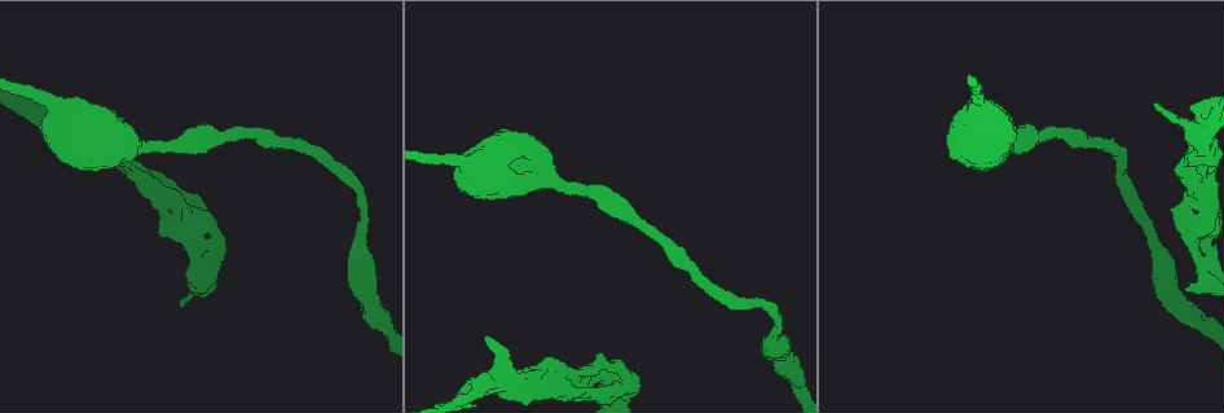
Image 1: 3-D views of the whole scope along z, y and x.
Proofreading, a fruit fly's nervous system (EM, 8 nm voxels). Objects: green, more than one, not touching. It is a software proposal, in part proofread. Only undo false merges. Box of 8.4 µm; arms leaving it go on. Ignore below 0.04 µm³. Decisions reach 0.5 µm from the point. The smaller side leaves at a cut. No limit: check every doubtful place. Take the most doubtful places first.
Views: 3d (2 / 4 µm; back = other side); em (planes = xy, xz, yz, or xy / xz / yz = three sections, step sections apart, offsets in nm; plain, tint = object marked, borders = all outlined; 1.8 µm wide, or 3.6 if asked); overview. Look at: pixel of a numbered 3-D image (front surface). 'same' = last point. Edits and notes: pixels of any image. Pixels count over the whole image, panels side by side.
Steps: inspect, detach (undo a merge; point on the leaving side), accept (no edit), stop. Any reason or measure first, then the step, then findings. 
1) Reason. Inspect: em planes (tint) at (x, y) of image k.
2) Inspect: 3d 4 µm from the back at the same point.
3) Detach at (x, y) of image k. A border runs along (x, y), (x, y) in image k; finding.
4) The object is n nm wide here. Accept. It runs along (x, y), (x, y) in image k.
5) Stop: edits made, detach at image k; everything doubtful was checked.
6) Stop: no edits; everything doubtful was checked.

Branch point. Inspect: 3d 4 µm from the back at (145, 184) of image 1.

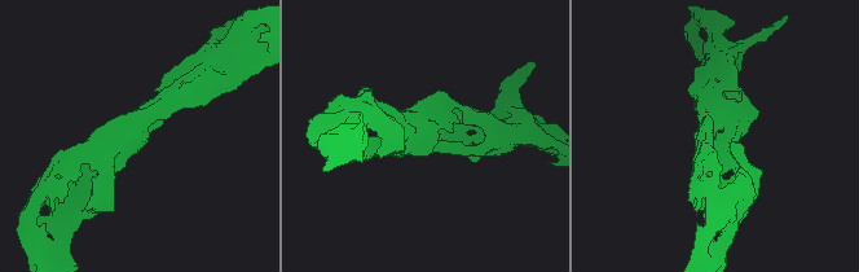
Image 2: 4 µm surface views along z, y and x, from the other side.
Inspect: em xz step 4 (tint) at (429, 130) of image 2.

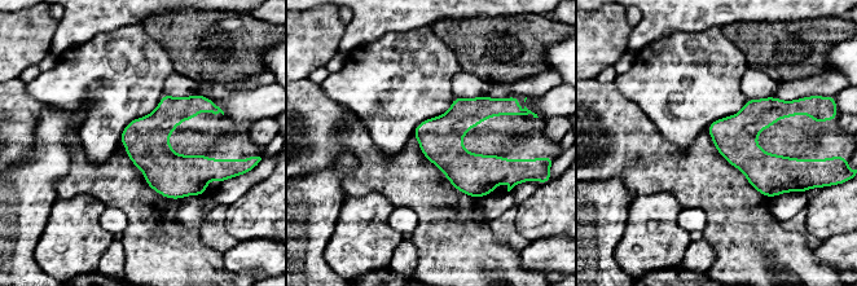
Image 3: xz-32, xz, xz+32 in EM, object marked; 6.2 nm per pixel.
Another direction. Inspect: em planes (tint) at the same point.

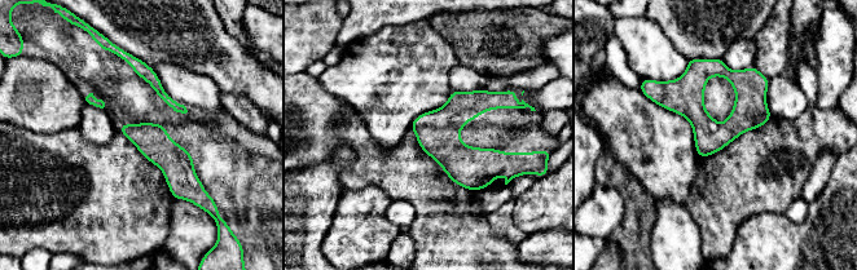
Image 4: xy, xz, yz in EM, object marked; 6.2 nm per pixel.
Accept. It runs along (122, 128), (145, 136), (198, 185) in image 4; one cell here.

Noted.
Two arms in line, one across. Inspect: em planes (tint) at (1205, 137) of image 1.

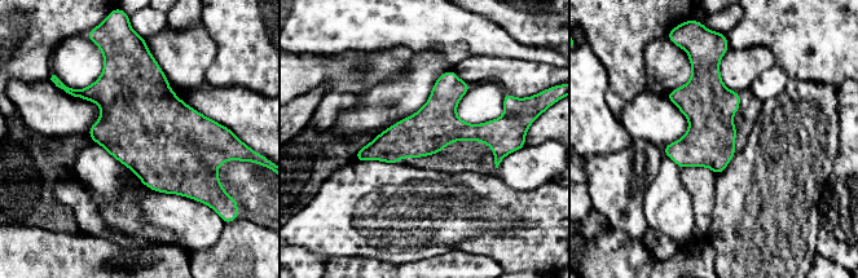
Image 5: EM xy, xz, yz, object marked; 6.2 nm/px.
Accept. It runs along (502, 128), (428, 131), (359, 157) in image 5; all the same cell.

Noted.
Sharp bend. Inspect: em xy step 8 (tint) at (620, 386) of image 1.

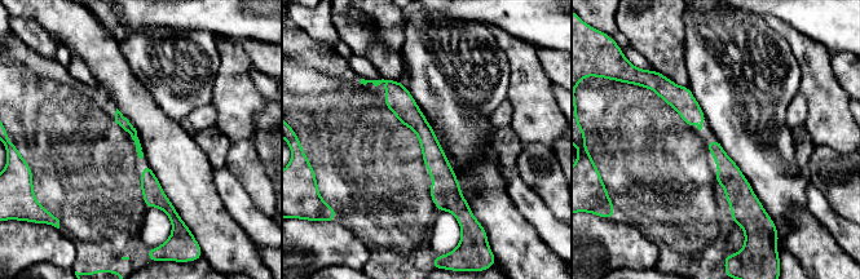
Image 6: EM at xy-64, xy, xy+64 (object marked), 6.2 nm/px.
Another direction. Inspect: em planes (tint) at the same point.

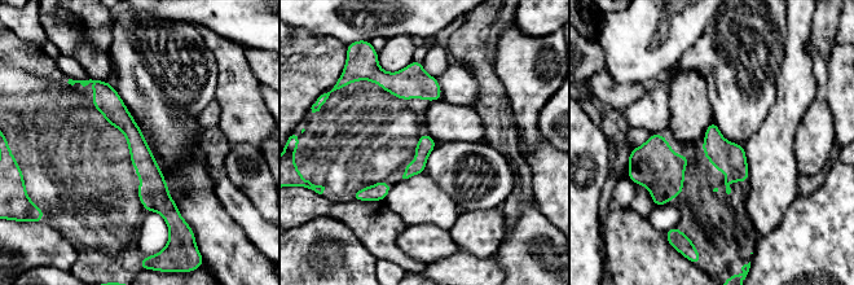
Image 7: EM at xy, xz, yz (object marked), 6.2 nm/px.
Accept. It runs along (96, 83), (172, 211) in image 7; all the same cell.

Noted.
Touches itself. Inspect: em planes (tint) at (186, 242) of image 1.

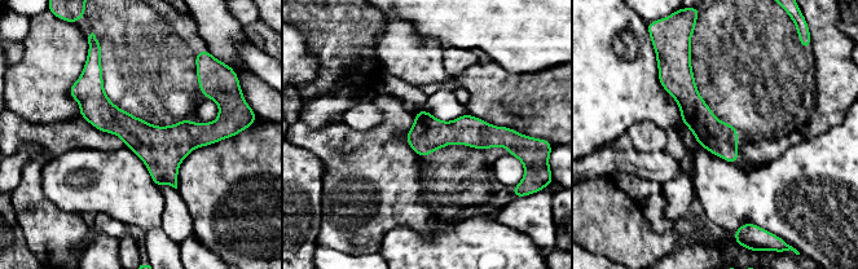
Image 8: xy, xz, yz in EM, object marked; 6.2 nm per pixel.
Accept. All the same cell.

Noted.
Stop: no edits; everything doubtful was checked.

